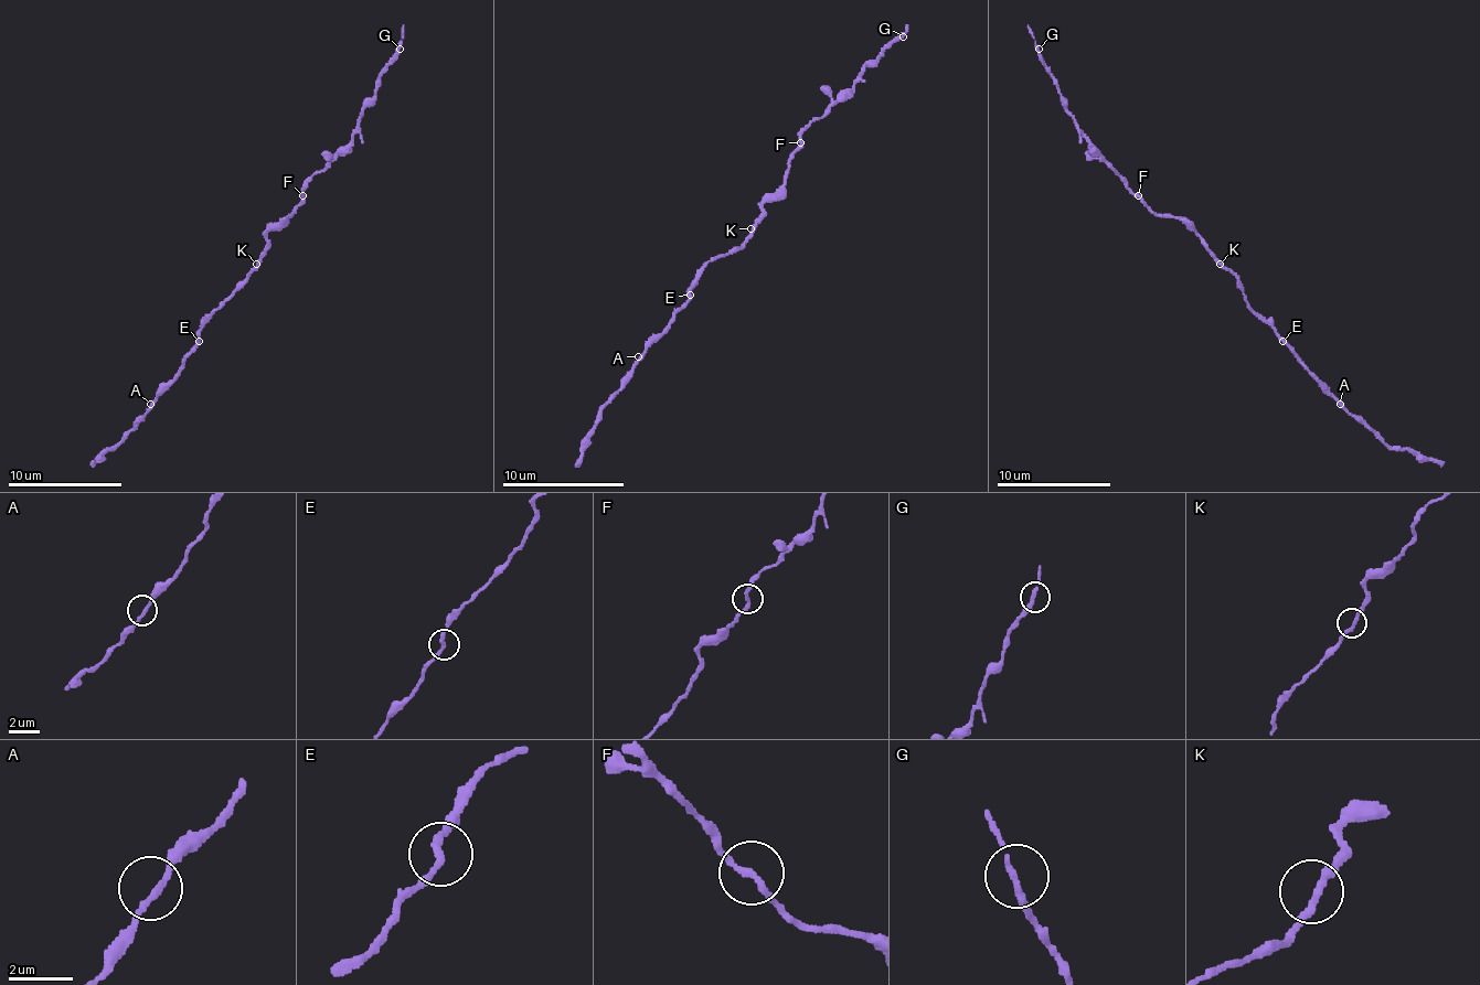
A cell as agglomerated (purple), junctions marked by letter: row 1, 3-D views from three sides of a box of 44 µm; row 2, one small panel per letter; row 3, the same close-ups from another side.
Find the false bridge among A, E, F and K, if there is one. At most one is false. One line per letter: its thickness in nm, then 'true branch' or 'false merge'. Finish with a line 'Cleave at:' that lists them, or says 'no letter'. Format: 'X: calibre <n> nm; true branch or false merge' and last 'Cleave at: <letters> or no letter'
A: calibre 200 nm; true branch
E: calibre 200 nm; true branch
F: calibre 200 nm; true branch
K: calibre 220 nm; true branch
Cleave at: no letter

